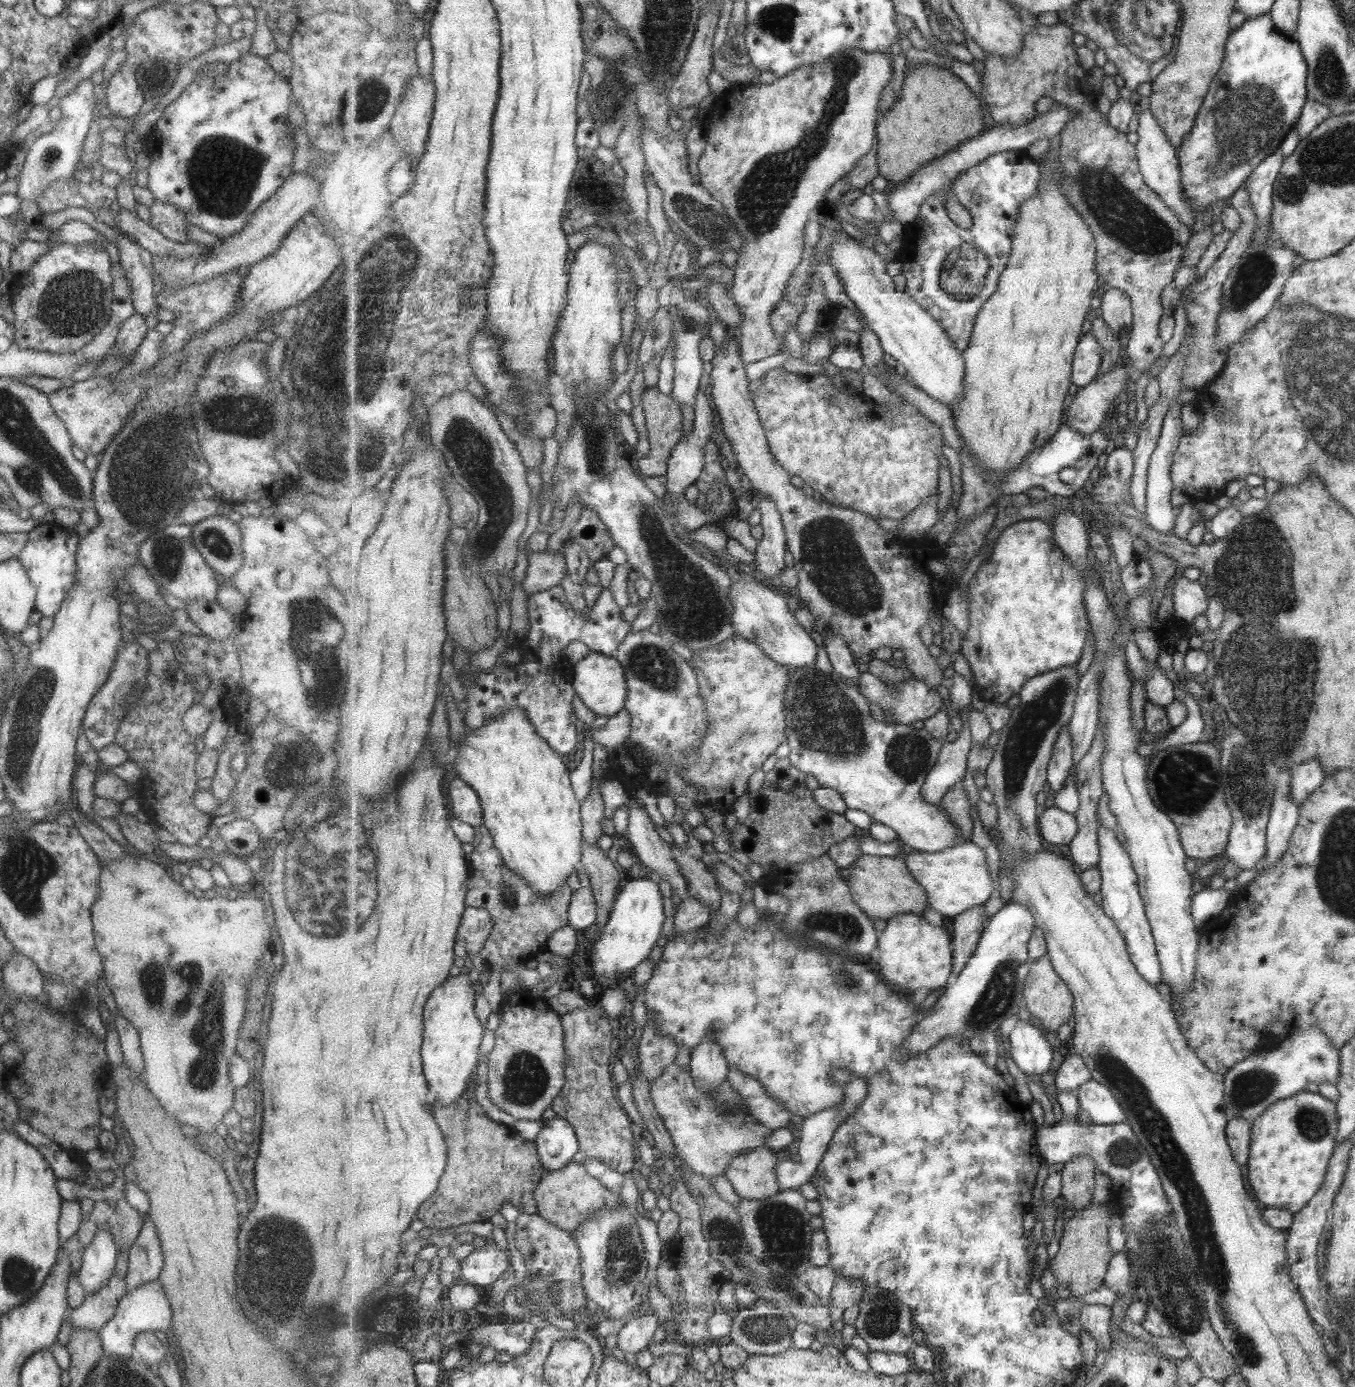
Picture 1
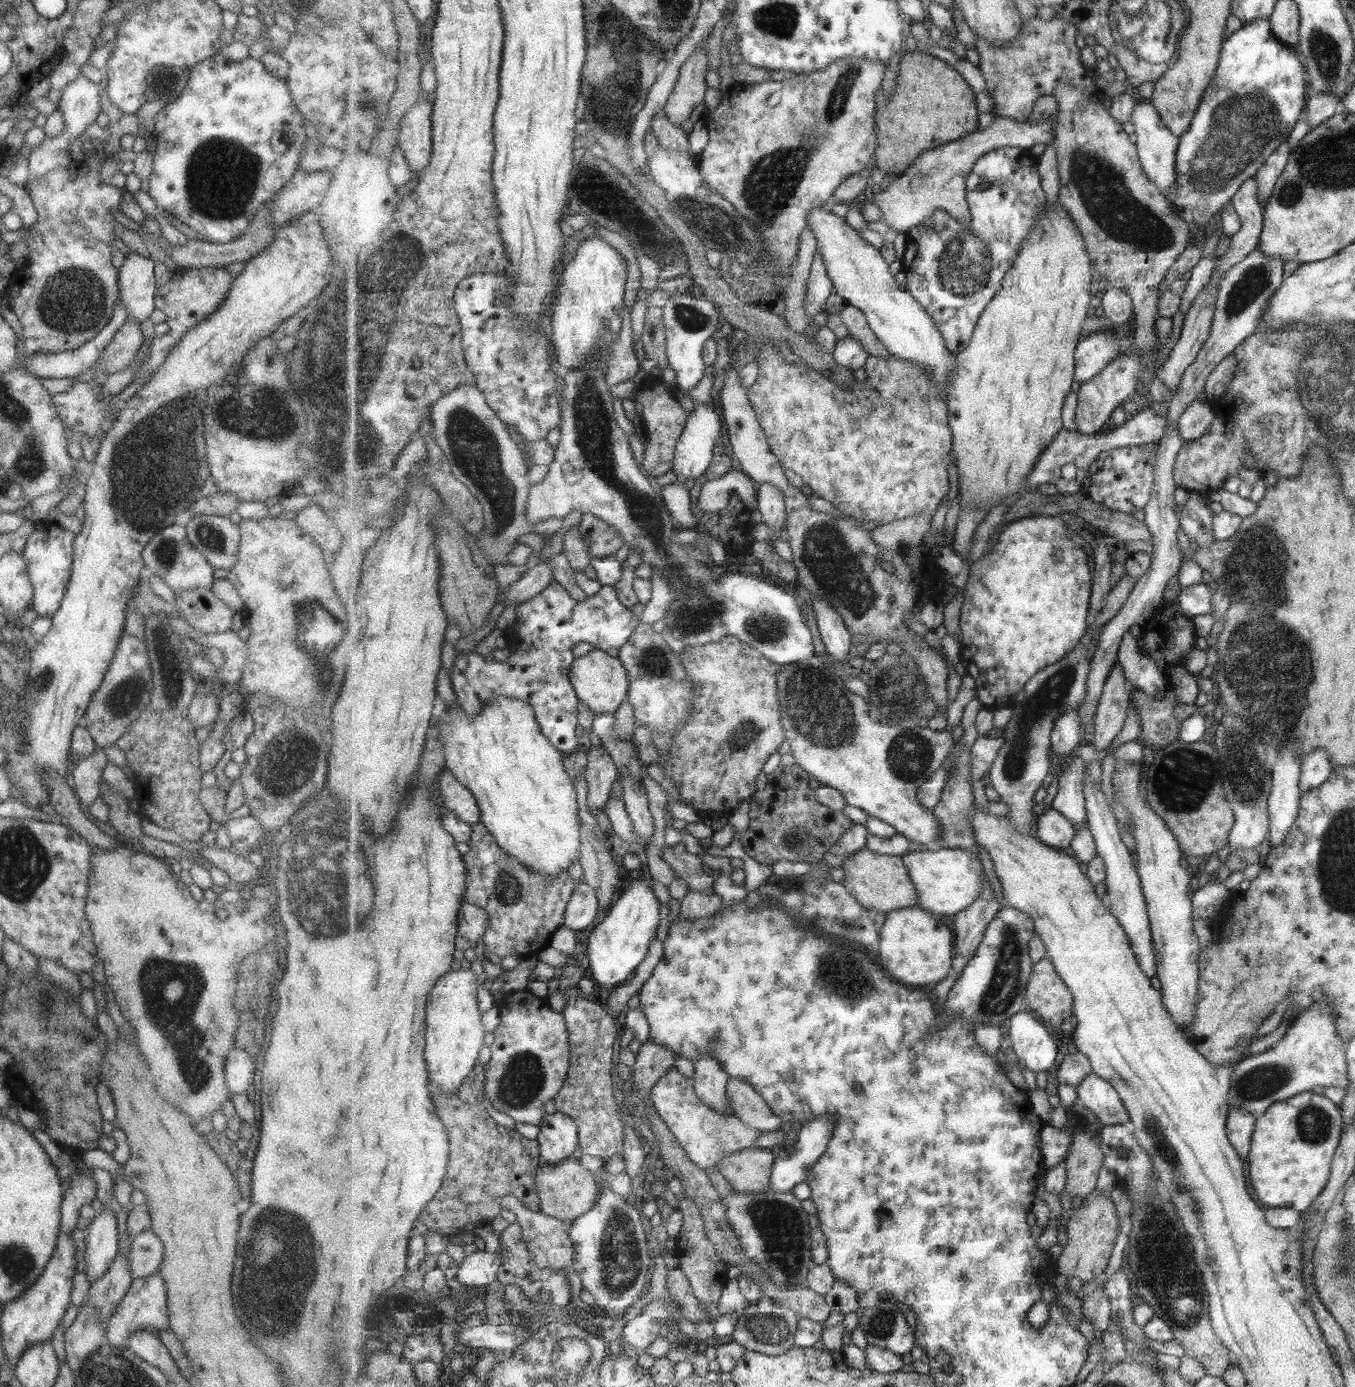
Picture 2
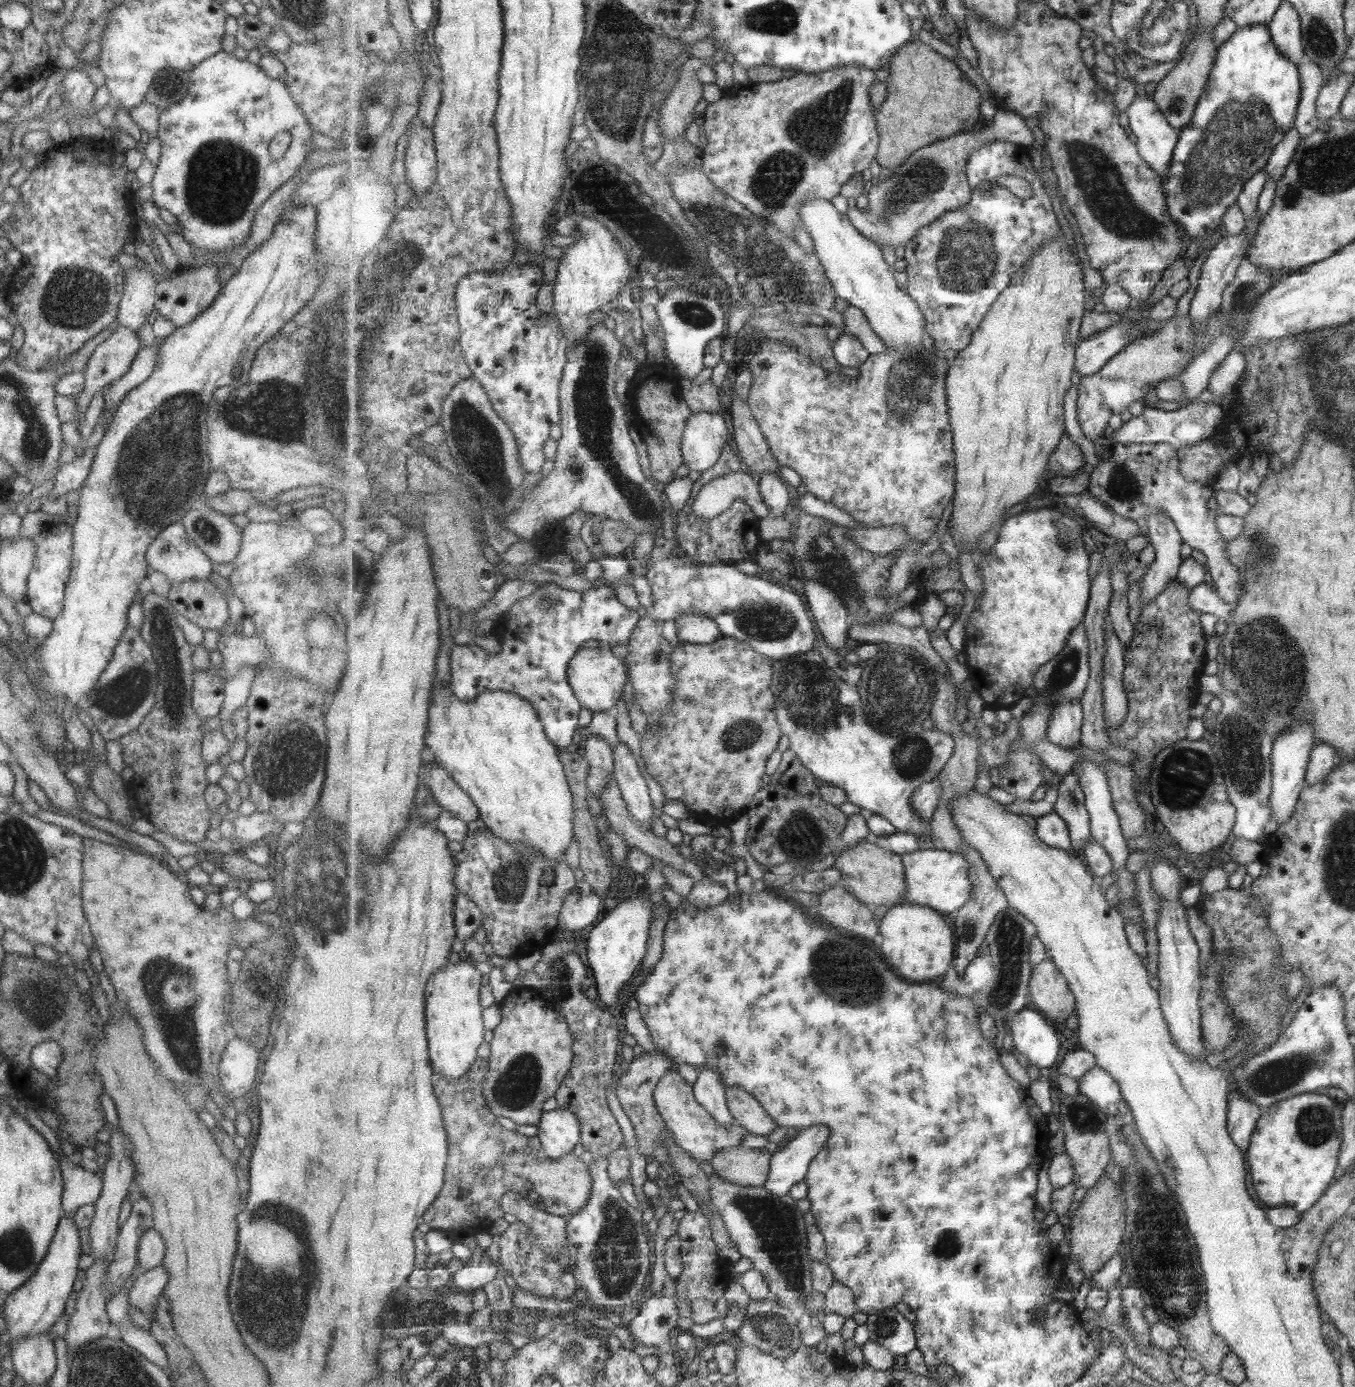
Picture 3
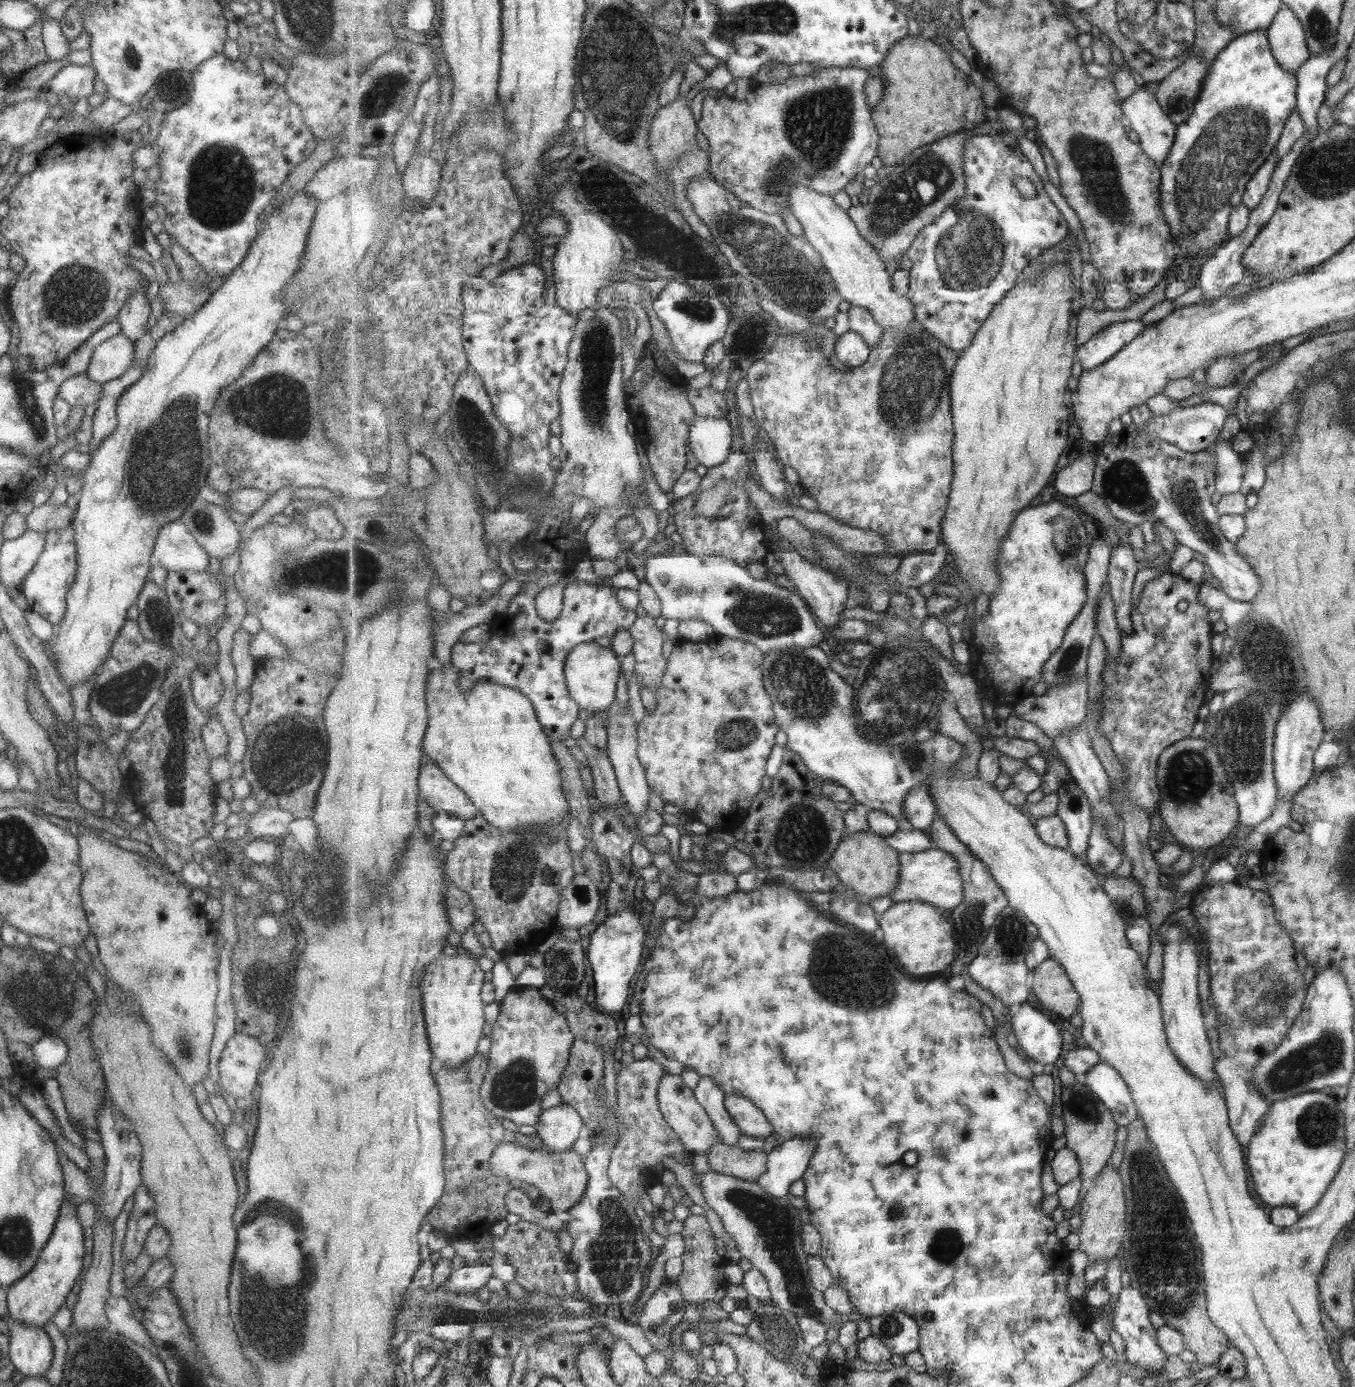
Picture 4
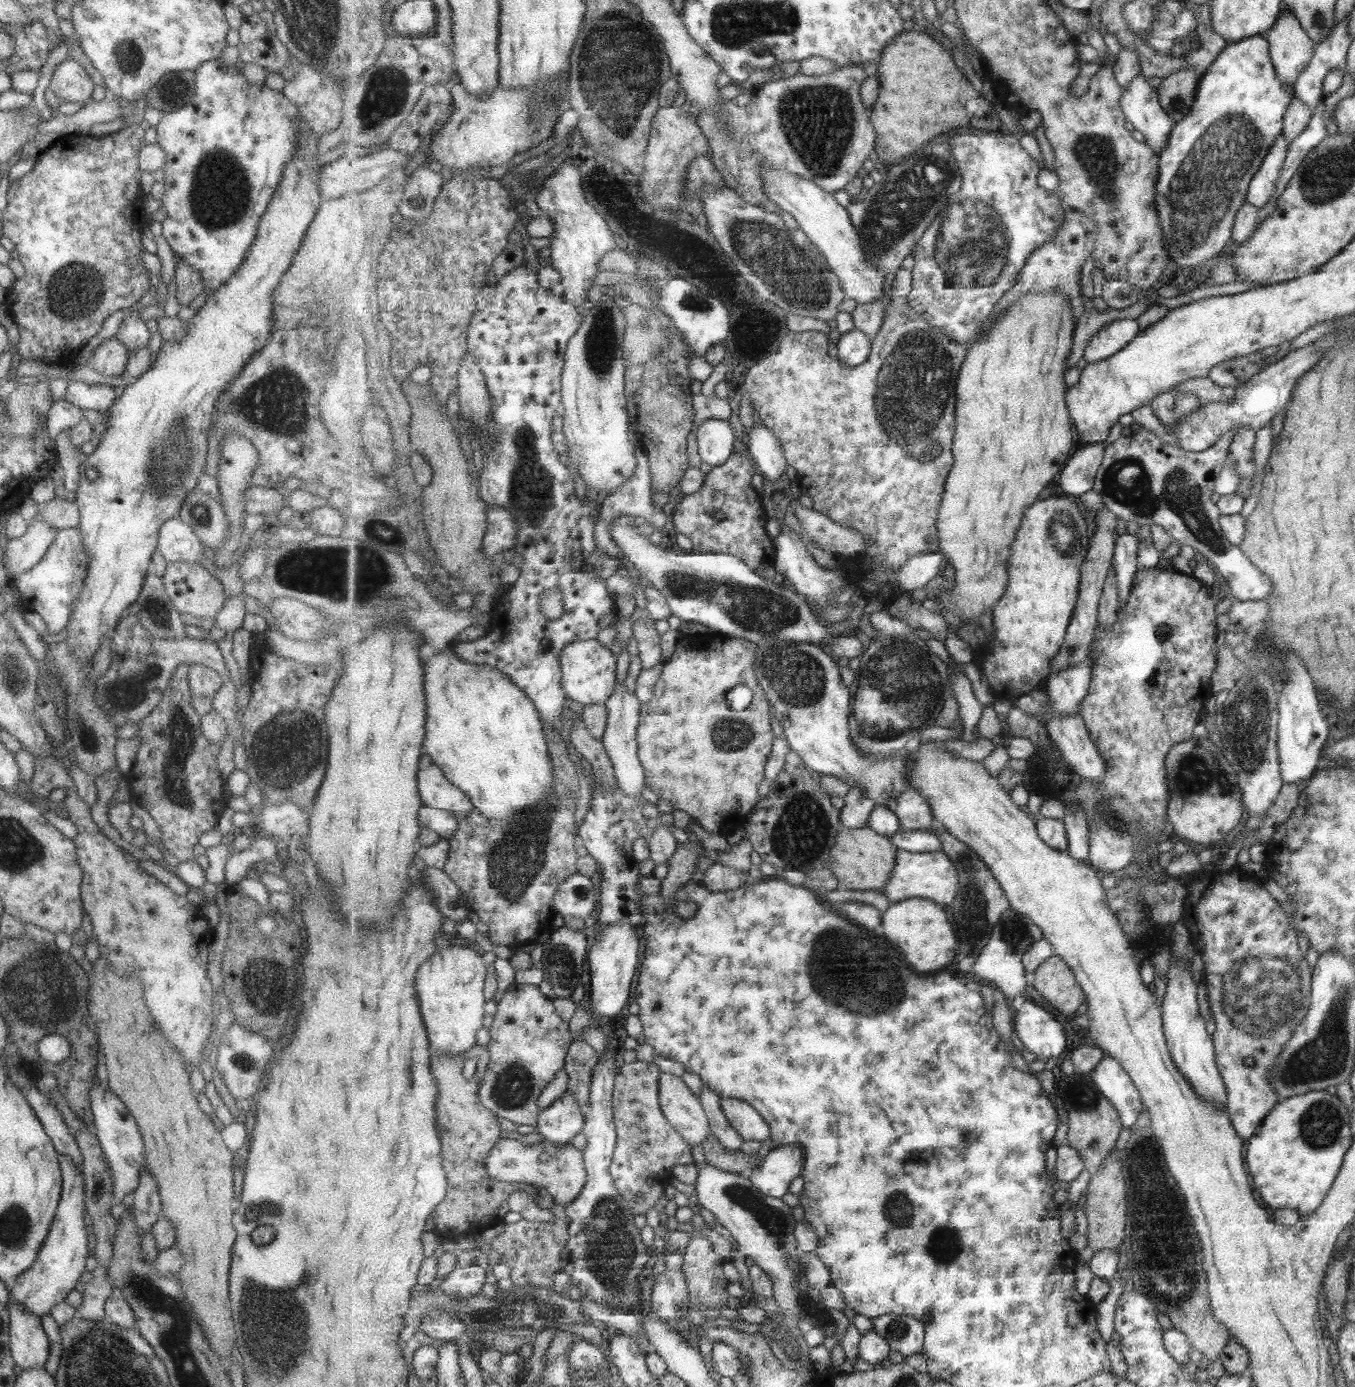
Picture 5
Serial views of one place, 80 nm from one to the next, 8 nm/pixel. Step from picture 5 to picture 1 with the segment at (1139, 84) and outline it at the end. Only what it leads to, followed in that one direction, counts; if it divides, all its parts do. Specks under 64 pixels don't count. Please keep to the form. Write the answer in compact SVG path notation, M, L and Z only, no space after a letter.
M1147 109L1138 116L1138 135L1139 142L1136 144L1138 148L1138 159L1141 172L1147 181L1147 184L1158 193L1158 197L1176 214L1178 219L1187 227L1198 226L1199 214L1193 211L1193 208L1186 203L1185 196L1182 196L1181 172L1178 168L1177 149L1170 143L1166 137L1166 133L1158 125L1155 120L1154 113L1151 109Z

